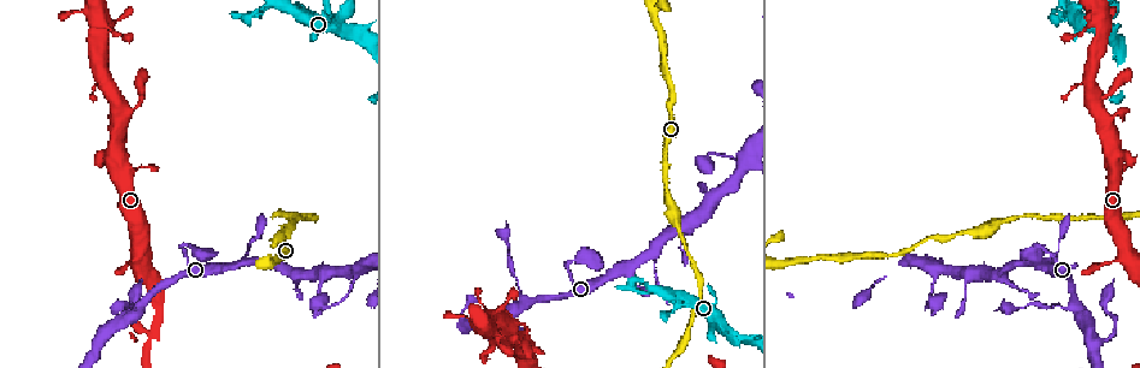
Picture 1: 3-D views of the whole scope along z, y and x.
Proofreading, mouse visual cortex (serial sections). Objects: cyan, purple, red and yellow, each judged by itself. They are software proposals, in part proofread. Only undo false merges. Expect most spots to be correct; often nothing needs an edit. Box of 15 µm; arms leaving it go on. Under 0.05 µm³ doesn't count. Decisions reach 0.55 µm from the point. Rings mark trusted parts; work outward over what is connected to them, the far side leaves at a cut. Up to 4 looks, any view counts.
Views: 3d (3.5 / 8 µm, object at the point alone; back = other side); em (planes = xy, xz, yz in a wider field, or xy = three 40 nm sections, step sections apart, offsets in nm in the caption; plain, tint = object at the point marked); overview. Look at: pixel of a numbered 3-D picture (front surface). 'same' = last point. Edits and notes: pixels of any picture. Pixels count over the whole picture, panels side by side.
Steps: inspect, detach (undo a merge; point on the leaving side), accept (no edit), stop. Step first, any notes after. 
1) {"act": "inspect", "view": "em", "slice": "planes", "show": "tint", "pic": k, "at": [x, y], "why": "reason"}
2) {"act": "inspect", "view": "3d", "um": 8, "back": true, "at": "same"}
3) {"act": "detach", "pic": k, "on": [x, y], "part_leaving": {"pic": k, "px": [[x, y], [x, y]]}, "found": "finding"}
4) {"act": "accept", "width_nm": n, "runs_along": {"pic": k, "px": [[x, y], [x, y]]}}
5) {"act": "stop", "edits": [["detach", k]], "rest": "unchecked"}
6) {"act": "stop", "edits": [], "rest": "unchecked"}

{"act": "inspect", "view": "3d", "um": 3.5, "pic": 1, "at": [1076, 303], "why": "thin neck"}

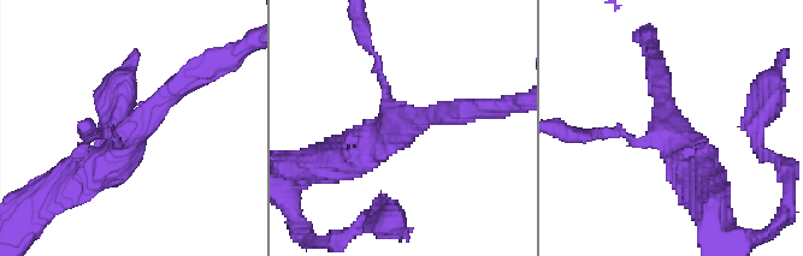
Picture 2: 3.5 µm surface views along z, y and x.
{"act": "inspect", "view": "em", "slice": "xy", "step": 1, "show": "tint", "pic": 2, "at": [405, 122], "arms": 3, "arm_widths_nm": [100, 300, 500], "why": "shape alone is not enough"}

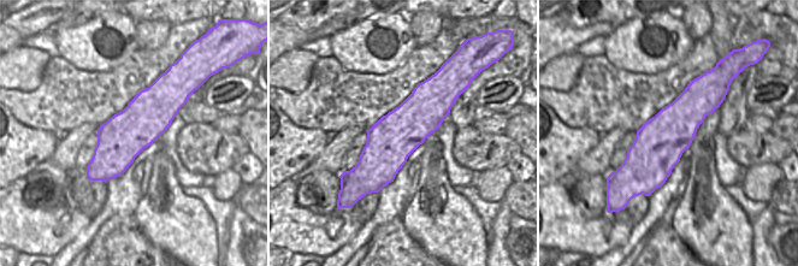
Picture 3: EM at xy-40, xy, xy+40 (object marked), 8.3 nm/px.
{"act": "accept", "runs_along": {"pic": 2, "px": [[193, 75], [107, 162], [78, 174]]}, "found": "all the same cell"}

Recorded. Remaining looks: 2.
{"act": "inspect", "view": "3d", "um": 8, "pic": 1, "at": [291, 7], "why": "sharp bend"}

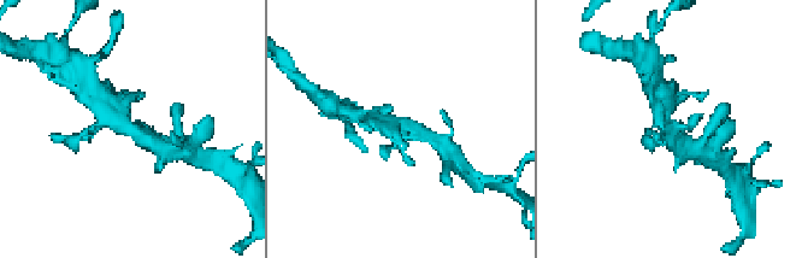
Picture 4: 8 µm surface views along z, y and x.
{"act": "inspect", "view": "em", "slice": "xy", "step": 2, "show": "tint", "pic": 4, "at": [667, 128], "why": "shape alone is not enough"}

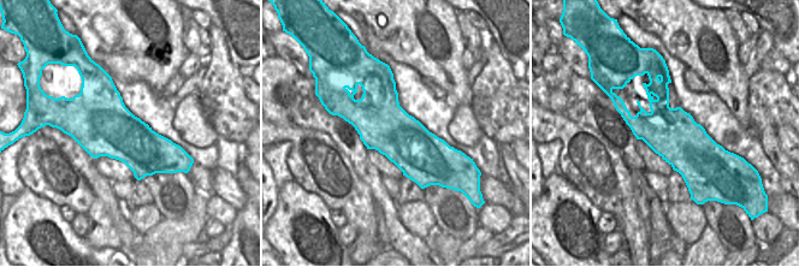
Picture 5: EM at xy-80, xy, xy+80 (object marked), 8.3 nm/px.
{"act": "accept", "runs_along": {"pic": 4, "px": [[159, 147], [123, 124], [101, 119]]}, "found": "one cell here"}

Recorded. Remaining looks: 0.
{"act": "stop", "edits": [], "rest": "unchecked"}

